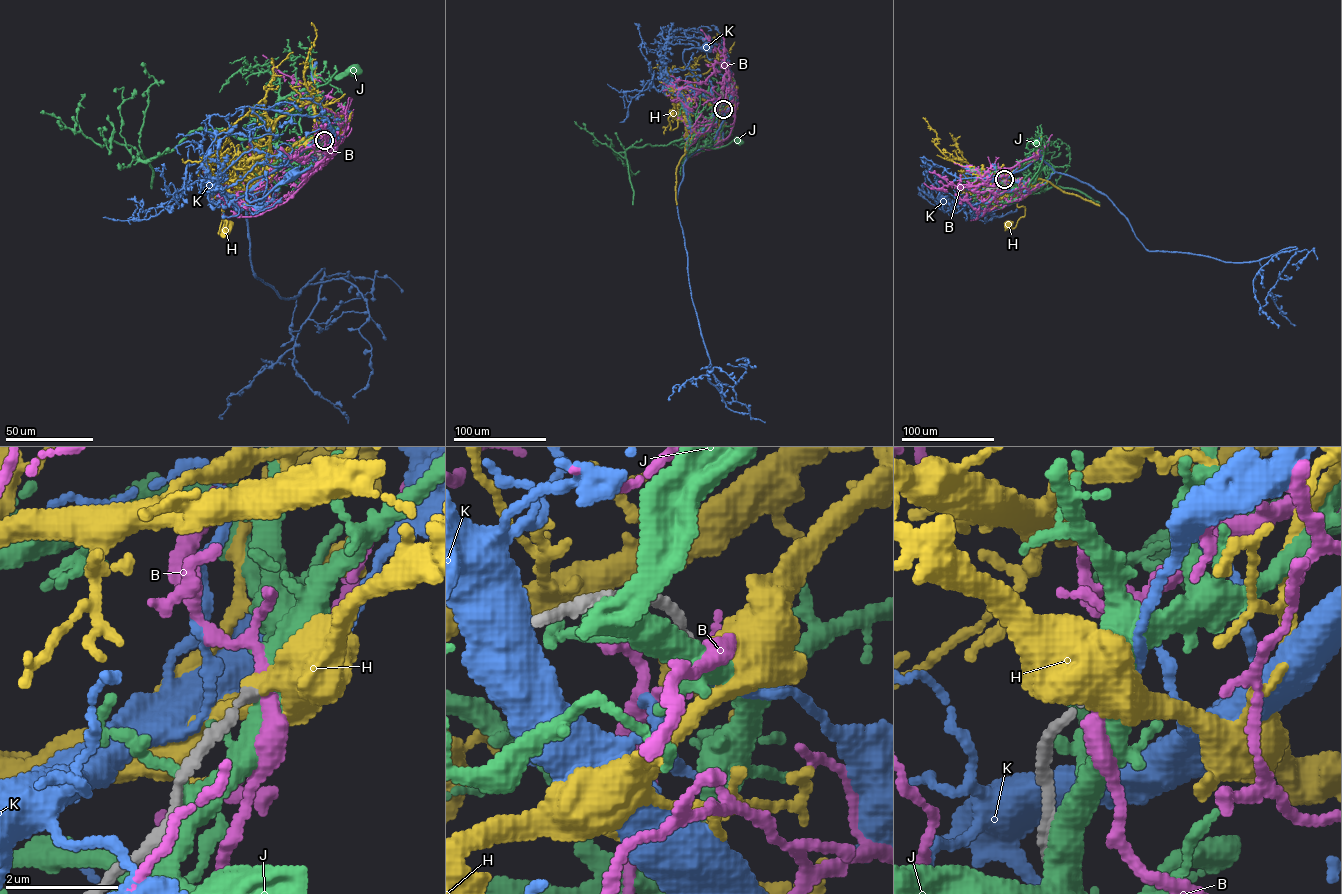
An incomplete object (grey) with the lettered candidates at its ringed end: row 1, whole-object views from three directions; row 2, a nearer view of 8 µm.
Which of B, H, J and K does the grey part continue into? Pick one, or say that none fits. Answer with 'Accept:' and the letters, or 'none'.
Accept: K

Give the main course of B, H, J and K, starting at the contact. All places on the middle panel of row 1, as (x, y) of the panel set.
B: (723, 109), (723, 113), (731, 104), (724, 63), (715, 62), (714, 71), (698, 83), (670, 75)
H: (723, 109), (699, 137), (692, 126), (679, 118), (677, 127), (670, 130), (668, 118), (673, 115)
J: (723, 109), (716, 113), (704, 131), (711, 139), (709, 147), (716, 148), (739, 141)
K: (723, 109), (723, 137), (708, 146), (724, 114), (703, 95), (682, 56), (685, 49), (707, 46)

